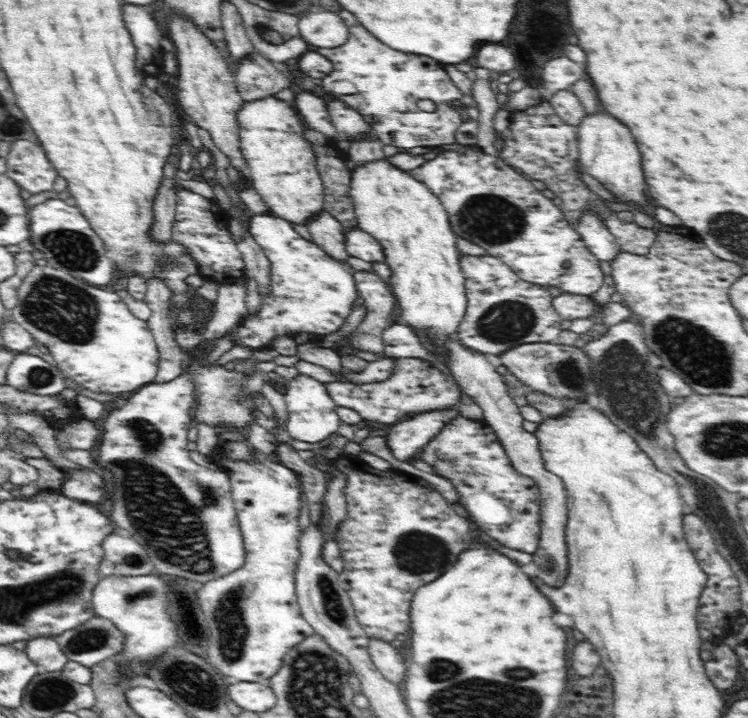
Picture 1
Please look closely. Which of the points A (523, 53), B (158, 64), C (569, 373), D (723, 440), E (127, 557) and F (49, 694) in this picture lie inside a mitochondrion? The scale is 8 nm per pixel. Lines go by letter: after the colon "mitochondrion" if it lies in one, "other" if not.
A: other
B: other
C: mitochondrion
D: mitochondrion
E: mitochondrion
F: mitochondrion

